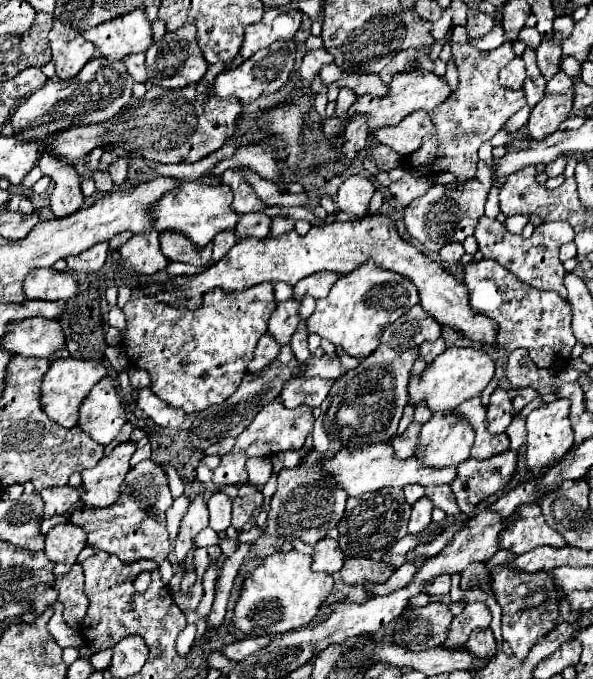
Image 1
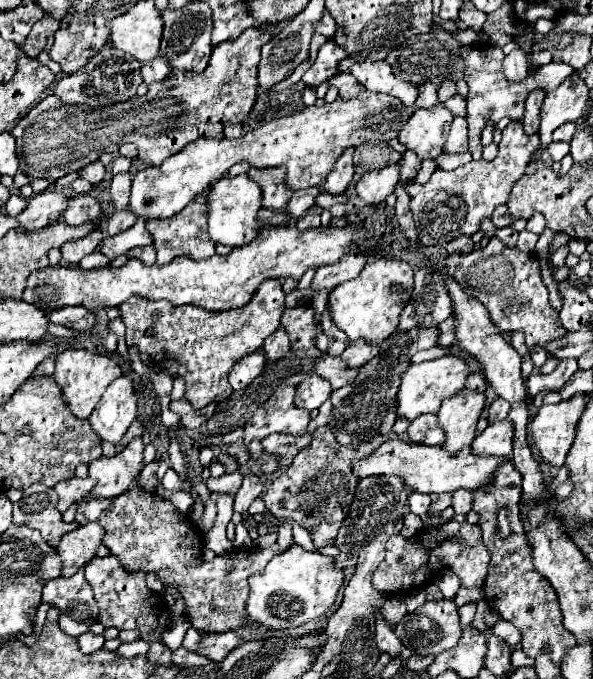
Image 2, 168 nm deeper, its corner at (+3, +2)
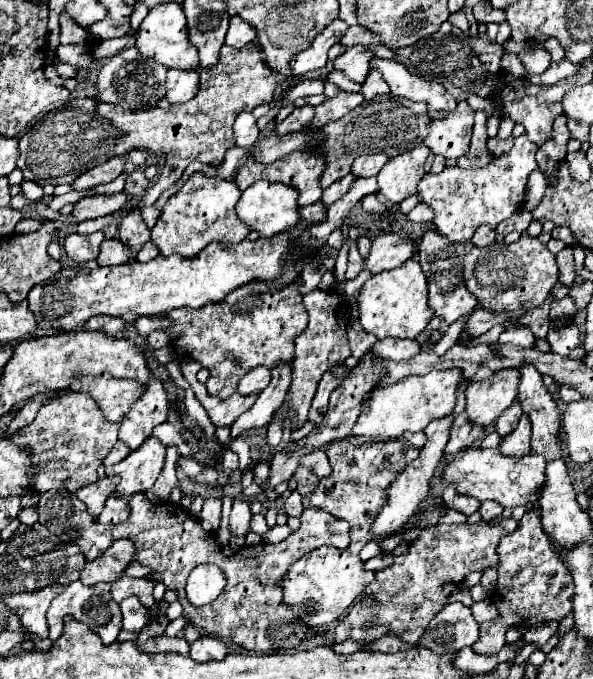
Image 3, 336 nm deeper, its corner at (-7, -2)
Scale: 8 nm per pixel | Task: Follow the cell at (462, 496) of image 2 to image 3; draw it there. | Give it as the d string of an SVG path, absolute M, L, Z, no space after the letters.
M490 500L482 502L480 510L478 510L478 514L482 516L482 520L492 520L492 518L500 516L500 512L502 512L502 506L498 502L490 502Z

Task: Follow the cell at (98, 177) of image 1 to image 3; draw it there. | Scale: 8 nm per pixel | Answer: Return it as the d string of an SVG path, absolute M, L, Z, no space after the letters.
M110 158L108 162L84 172L82 176L78 176L72 184L74 190L90 190L98 184L106 184L106 182L112 182L116 180L124 170L124 160L122 158Z

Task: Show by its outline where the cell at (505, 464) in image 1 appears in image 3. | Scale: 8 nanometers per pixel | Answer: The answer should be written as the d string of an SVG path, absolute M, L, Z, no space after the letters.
M528 510L522 516L522 520L518 522L518 530L506 534L500 540L498 556L498 580L490 594L492 604L498 608L498 618L494 622L480 624L480 638L472 646L472 650L480 656L496 656L502 650L502 646L506 644L504 634L508 626L540 626L552 620L562 620L572 612L574 584L570 578L570 570L548 542L540 524L540 516L534 510Z

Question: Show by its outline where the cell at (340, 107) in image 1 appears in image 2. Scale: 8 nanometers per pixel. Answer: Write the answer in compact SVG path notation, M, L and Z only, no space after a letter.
M338 74L336 78L330 78L328 80L330 86L336 86L338 92L340 92L340 98L352 98L356 96L358 92L364 90L364 86L360 82L356 82L356 78L352 74Z

